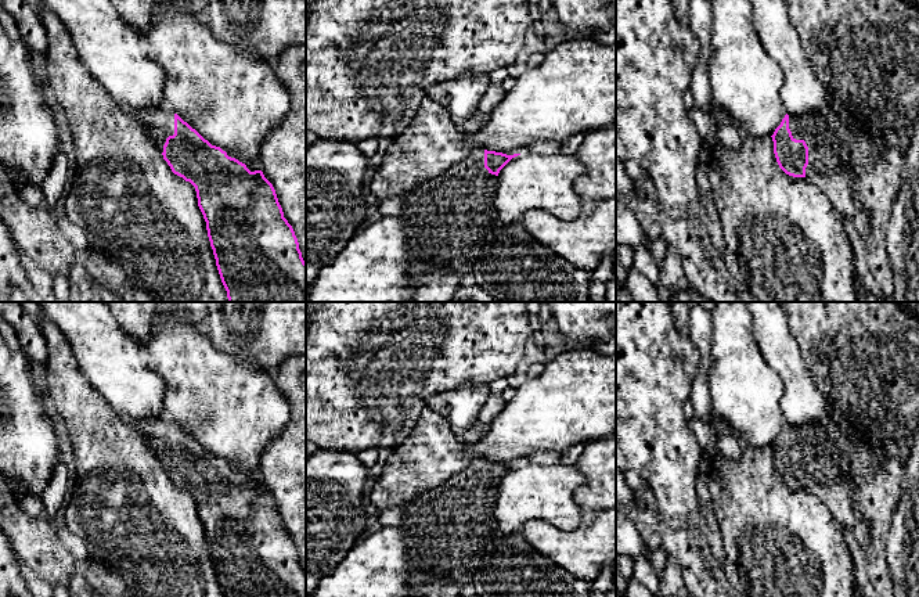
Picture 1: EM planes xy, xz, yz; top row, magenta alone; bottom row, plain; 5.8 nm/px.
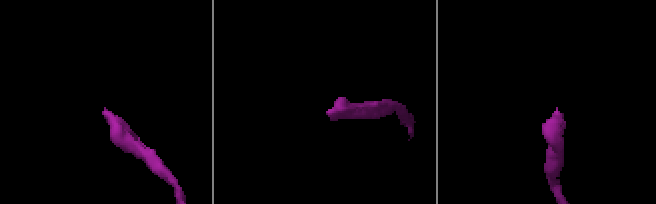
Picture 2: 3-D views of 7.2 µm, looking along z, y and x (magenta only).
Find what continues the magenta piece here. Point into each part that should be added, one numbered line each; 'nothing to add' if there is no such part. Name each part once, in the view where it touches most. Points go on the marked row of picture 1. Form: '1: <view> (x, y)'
nothing to add

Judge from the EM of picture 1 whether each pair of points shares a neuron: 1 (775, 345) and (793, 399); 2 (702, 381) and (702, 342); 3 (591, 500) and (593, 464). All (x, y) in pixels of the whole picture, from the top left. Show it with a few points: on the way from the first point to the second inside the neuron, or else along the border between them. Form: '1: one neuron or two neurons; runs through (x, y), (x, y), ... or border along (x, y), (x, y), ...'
1: one neuron; runs through (785, 359), (793, 371), (793, 385)
2: one neuron; runs through (703, 371), (705, 352)
3: one neuron; runs through (593, 492), (593, 473)

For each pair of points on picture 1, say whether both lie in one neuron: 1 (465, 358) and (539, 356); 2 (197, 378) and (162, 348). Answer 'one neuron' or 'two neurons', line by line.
1: two neurons
2: one neuron

